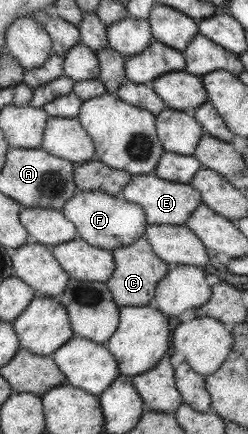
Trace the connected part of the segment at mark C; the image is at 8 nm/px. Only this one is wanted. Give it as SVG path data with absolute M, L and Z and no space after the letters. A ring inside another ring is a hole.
M144 236L130 243L130 245L112 249L111 252L115 262L115 269L108 281L105 281L105 284L110 290L114 303L119 308L124 307L124 305L140 306L152 304L156 284L161 277L164 277L170 266L159 257L156 257L150 244L145 241Z

